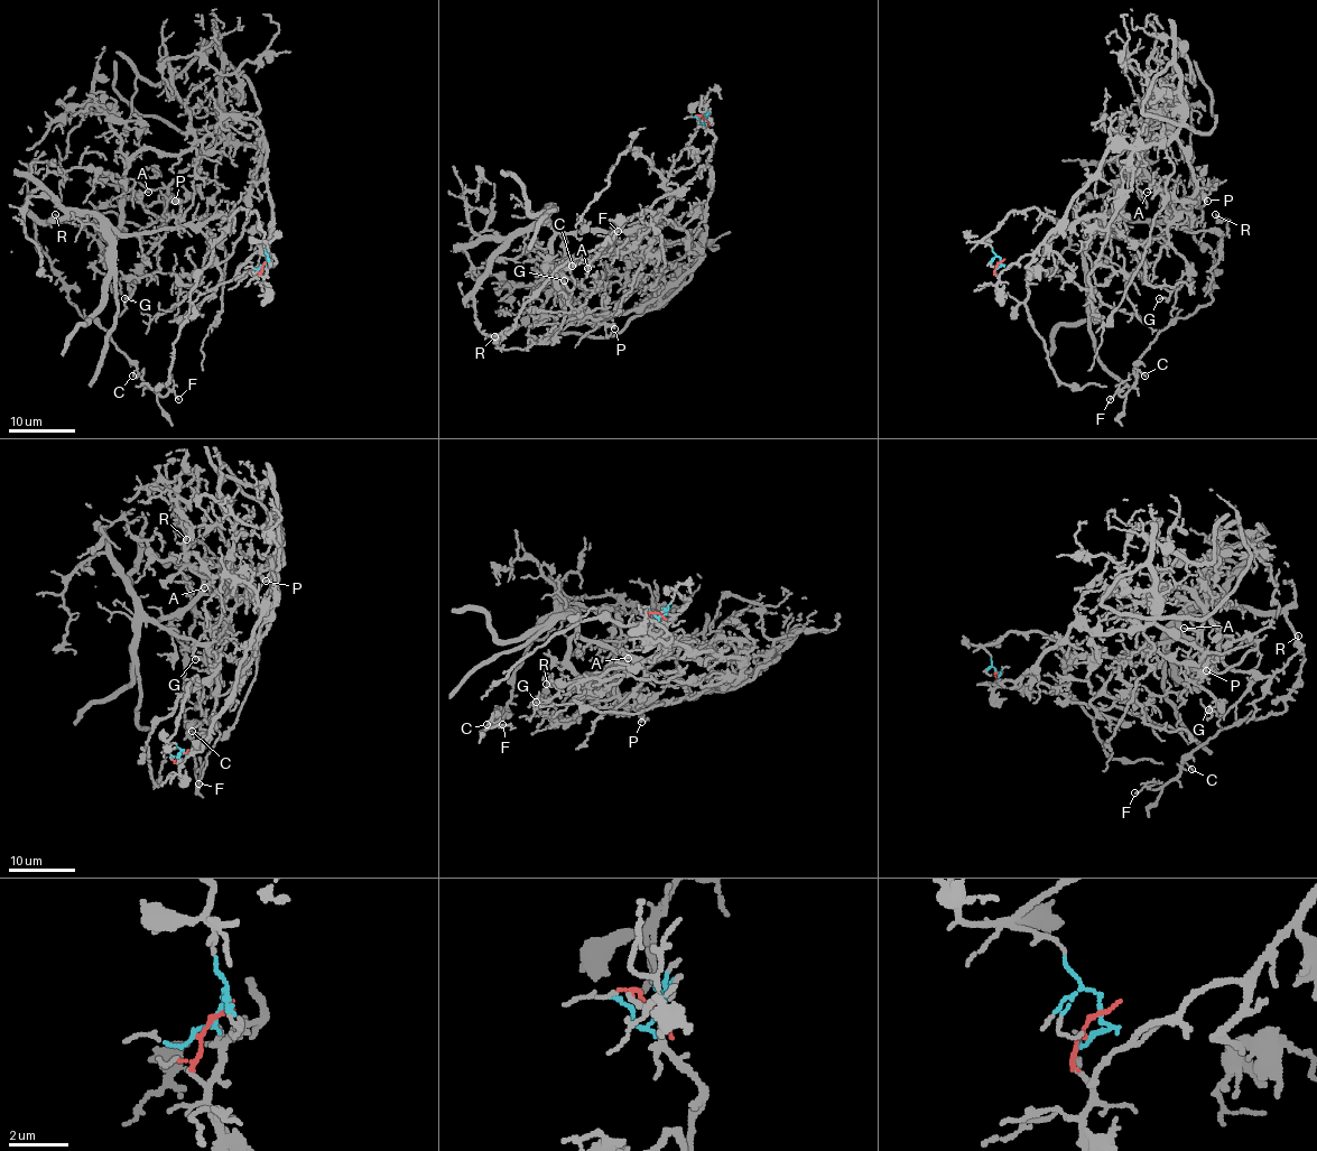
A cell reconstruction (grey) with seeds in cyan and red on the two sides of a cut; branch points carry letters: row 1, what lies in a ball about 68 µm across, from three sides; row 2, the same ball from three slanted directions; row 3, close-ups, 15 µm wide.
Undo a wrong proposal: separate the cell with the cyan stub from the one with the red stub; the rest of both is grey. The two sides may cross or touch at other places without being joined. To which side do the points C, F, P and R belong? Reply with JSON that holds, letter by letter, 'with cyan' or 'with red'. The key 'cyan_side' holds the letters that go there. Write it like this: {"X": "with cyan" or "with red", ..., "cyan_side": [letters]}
{"C": "with cyan", "F": "with cyan", "P": "with cyan", "R": "with cyan", "cyan_side": ["C", "F", "P", "R"]}

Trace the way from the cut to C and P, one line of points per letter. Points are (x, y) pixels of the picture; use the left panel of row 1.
C: (266, 262), (241, 207), (228, 228), (135, 234), (34, 217), (70, 300), (132, 376)
P: (266, 262), (263, 231), (241, 207), (228, 228), (218, 215), (111, 239), (121, 201), (176, 201)

